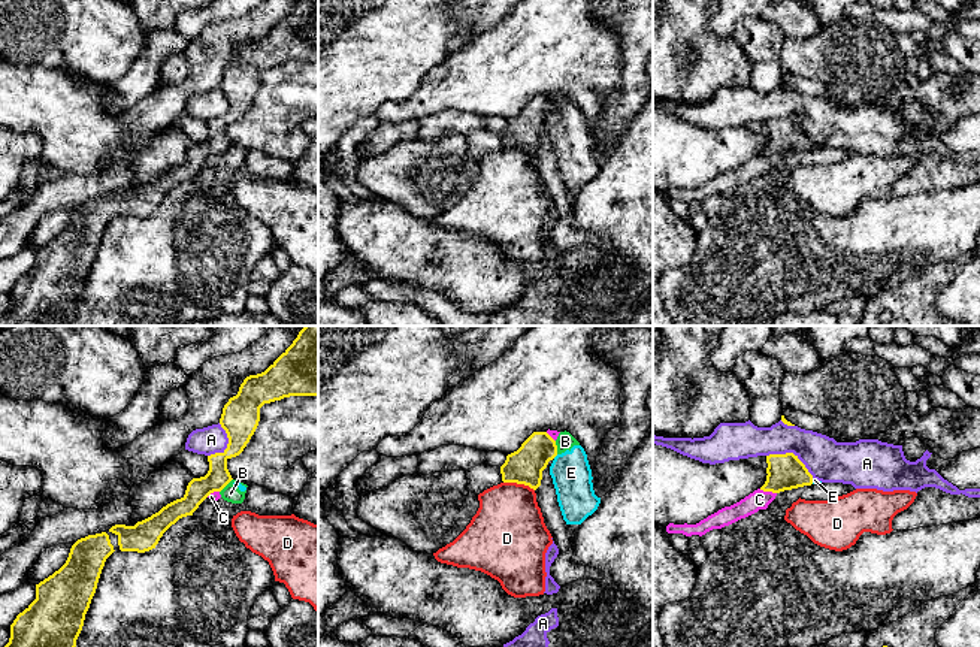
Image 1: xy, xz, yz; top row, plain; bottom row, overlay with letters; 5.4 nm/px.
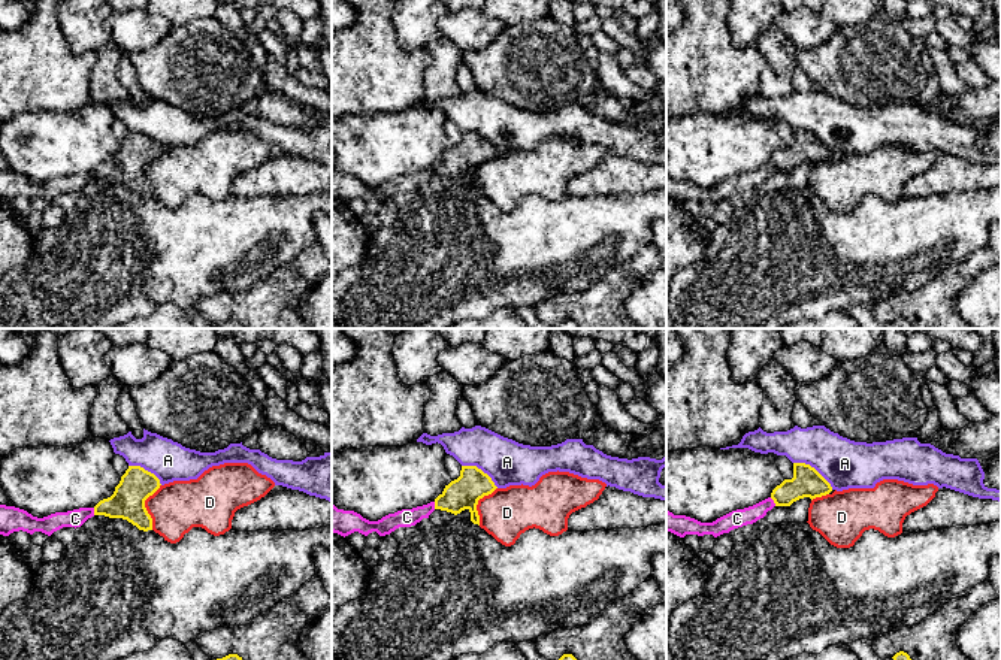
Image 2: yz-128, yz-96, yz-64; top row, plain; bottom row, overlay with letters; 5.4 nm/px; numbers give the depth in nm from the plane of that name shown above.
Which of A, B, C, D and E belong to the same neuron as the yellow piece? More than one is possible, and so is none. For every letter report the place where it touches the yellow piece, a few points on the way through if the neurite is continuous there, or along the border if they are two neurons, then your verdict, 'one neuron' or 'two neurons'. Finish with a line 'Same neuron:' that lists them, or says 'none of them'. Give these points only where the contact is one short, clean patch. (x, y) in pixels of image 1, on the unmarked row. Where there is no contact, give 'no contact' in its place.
A: meets yellow in yz at (792, 118); two neurons
B: meets yellow in xy at (226, 150); border along xy (232, 144), (220, 157); two neurons
C: meets yellow in yz at (768, 156); border along yz (759, 154), (776, 159); two neurons
D: meets yellow in xz at (519, 148); border along xz (504, 147), (523, 148), (534, 156); two neurons
E: meets yellow in xz at (554, 121); border along xz (557, 120), (553, 123); two neurons
Same neuron: none of them

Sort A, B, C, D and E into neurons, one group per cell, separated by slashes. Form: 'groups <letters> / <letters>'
groups A / B C E / D

